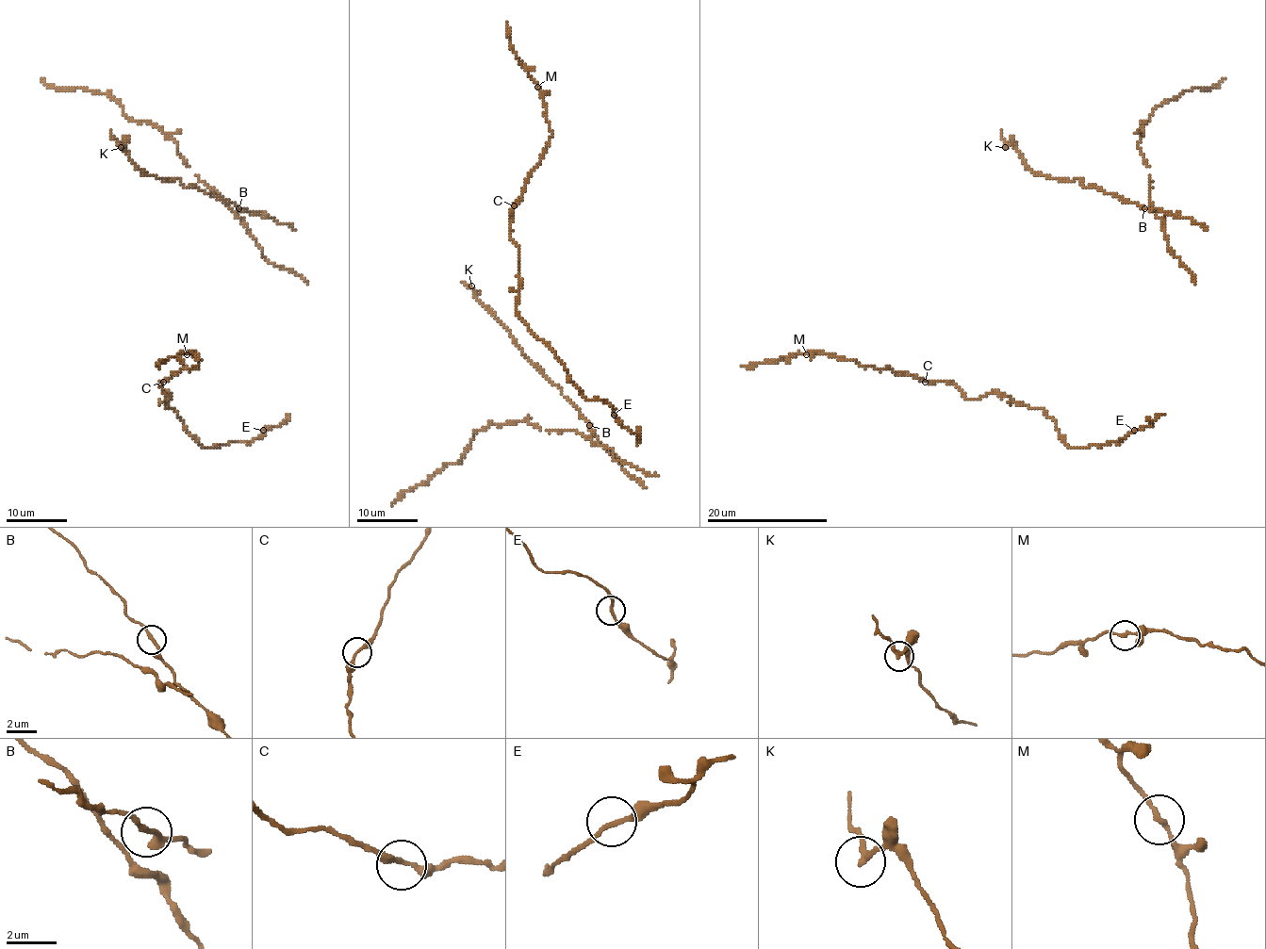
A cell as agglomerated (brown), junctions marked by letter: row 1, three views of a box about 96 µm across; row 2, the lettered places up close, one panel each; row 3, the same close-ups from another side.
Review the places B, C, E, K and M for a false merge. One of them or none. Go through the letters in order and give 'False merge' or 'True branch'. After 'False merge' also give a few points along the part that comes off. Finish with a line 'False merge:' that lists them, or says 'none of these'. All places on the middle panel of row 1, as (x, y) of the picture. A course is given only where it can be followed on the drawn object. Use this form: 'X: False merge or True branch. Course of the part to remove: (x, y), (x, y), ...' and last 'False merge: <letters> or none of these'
B: True branch
C: True branch
E: True branch
K: True branch
M: True branch
False merge: none of these

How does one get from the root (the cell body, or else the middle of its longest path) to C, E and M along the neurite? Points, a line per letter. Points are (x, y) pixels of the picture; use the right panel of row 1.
C: (1153, 421), (1119, 442), (1069, 447), (1042, 409), (1017, 404), (996, 391), (969, 400), (955, 384), (925, 382)
E: (1153, 421), (1134, 430)
M: (1153, 421), (1119, 442), (1069, 447), (1042, 409), (996, 391), (969, 400), (950, 384), (805, 354)

